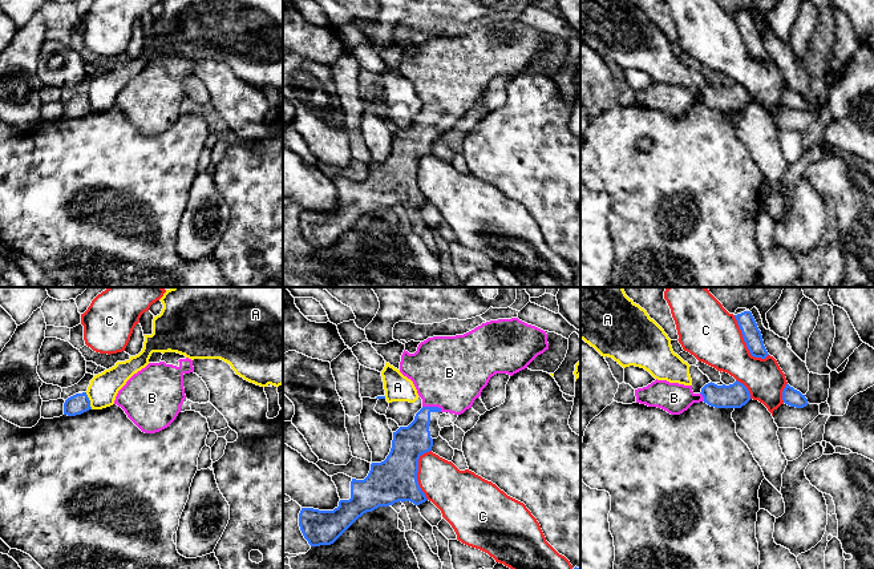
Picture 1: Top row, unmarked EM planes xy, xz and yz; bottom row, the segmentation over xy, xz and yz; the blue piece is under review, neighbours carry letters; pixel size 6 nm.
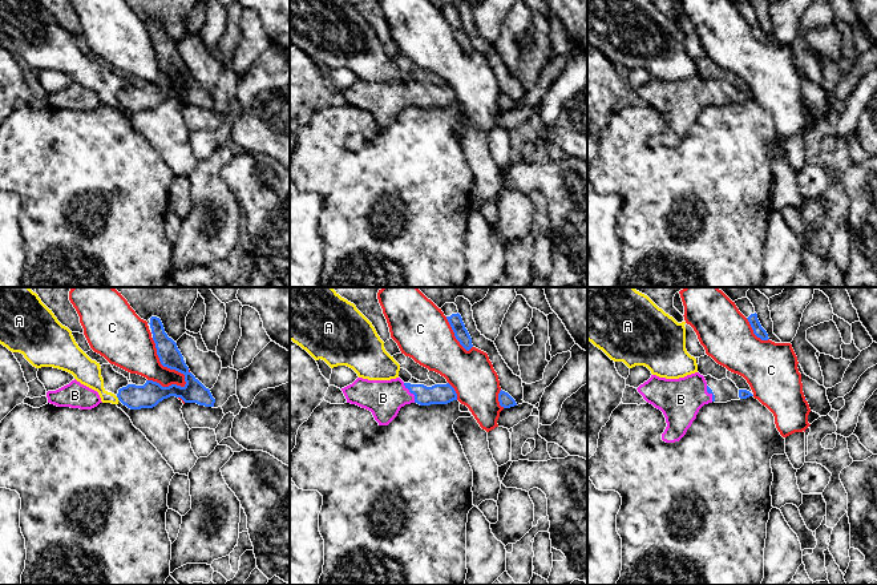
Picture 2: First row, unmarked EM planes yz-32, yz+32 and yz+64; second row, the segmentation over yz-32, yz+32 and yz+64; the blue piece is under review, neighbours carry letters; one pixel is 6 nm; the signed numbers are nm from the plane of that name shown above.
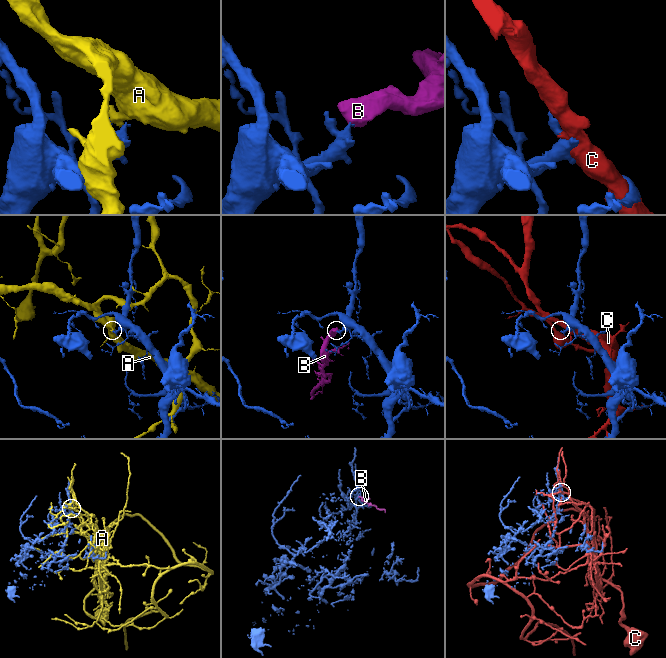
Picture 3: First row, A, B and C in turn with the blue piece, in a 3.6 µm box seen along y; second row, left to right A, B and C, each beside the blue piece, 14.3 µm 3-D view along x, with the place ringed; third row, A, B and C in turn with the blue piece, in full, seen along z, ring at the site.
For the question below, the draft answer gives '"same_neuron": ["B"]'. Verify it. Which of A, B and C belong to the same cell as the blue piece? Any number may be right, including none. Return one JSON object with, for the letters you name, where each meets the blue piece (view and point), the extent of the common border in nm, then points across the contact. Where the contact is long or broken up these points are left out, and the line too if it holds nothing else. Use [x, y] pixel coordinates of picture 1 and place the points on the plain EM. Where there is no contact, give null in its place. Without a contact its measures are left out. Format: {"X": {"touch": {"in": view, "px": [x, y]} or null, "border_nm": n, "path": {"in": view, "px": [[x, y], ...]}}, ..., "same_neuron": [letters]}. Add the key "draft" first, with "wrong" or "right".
{"draft": "right", "B": {"touch": {"in": "xz", "px": [432, 109]}, "border_nm": 120, "path": {"in": "xz", "px": [[411, 144], [432, 109], [449, 75]]}}, "same_neuron": ["B"]}

